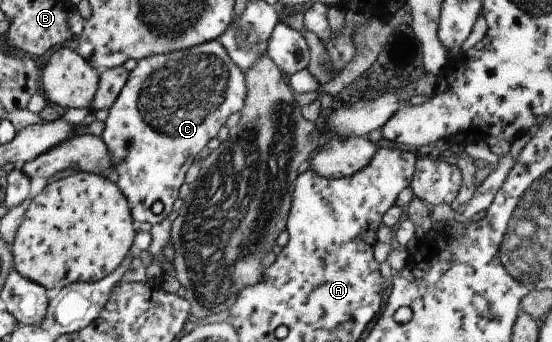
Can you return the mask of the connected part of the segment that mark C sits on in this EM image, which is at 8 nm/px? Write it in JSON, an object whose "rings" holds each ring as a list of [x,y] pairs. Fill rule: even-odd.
{"rings":[[[217,39],[194,45],[187,50],[156,54],[136,60],[135,67],[128,72],[114,103],[107,109],[105,128],[100,136],[115,169],[114,182],[126,198],[131,217],[136,222],[146,221],[154,225],[166,218],[172,210],[178,187],[184,183],[184,173],[192,165],[194,156],[215,137],[231,113],[240,111],[245,93],[243,70],[228,57]],[[154,201],[160,201],[163,205],[162,211],[158,214],[150,210]]]}

